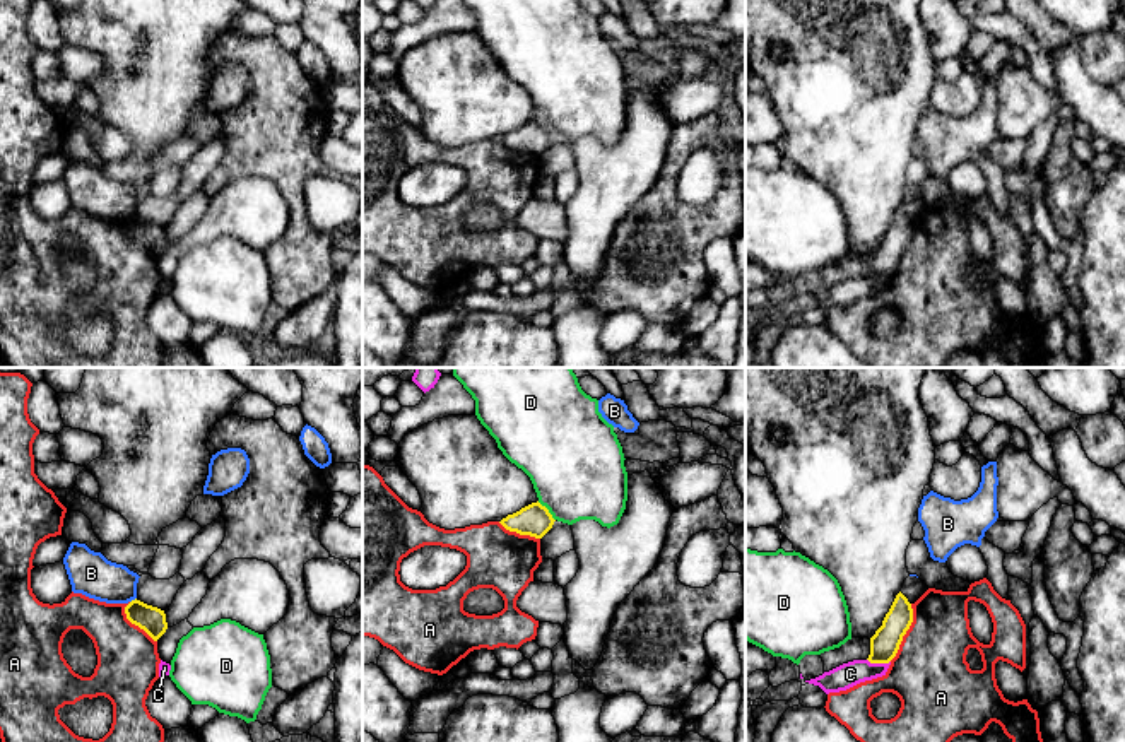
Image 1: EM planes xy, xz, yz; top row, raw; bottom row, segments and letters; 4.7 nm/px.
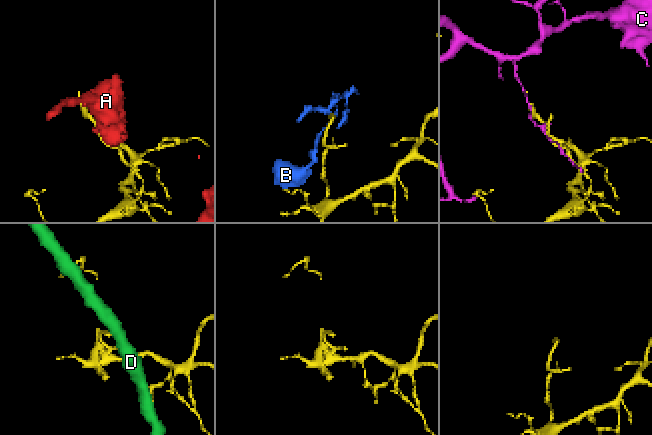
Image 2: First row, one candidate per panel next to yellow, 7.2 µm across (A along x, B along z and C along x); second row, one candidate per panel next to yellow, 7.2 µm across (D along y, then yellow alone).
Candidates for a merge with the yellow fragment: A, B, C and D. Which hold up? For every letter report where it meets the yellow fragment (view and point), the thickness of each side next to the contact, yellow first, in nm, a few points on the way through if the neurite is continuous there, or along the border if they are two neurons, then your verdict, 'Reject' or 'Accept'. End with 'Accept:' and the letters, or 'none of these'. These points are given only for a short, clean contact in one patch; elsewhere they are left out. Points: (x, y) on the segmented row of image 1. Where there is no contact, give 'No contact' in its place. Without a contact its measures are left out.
A: Touches yellow at yz (905, 633). Thickness 140 nm (yellow) against 360 nm. Reject
B: Touches yellow at xy (132, 600). Thickness 120 nm (yellow) against 200 nm. Boundary: xy (135, 597), (130, 602). Reject
C: Touches yellow at yz (879, 662). Thickness 140 nm (yellow) against 120 nm. Reject
D: Touches yellow at xz (547, 510). Thickness 150 nm (yellow) against 440 nm. Boundary: xz (537, 501), (554, 520). Reject
Accept: none of these

